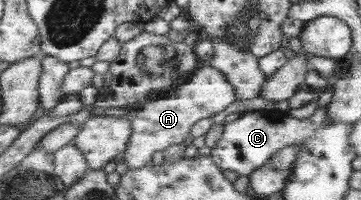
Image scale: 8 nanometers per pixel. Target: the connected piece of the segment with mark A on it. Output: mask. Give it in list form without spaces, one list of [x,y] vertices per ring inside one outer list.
[[[205,63],[190,76],[189,82],[174,86],[161,96],[149,99],[142,105],[133,106],[131,112],[124,115],[133,127],[133,134],[123,154],[124,162],[121,163],[121,169],[143,168],[153,160],[153,152],[167,150],[173,144],[183,144],[190,137],[195,124],[204,118],[212,118],[215,114],[223,112],[233,102],[237,102],[237,98],[235,87],[227,81],[225,74]]]

